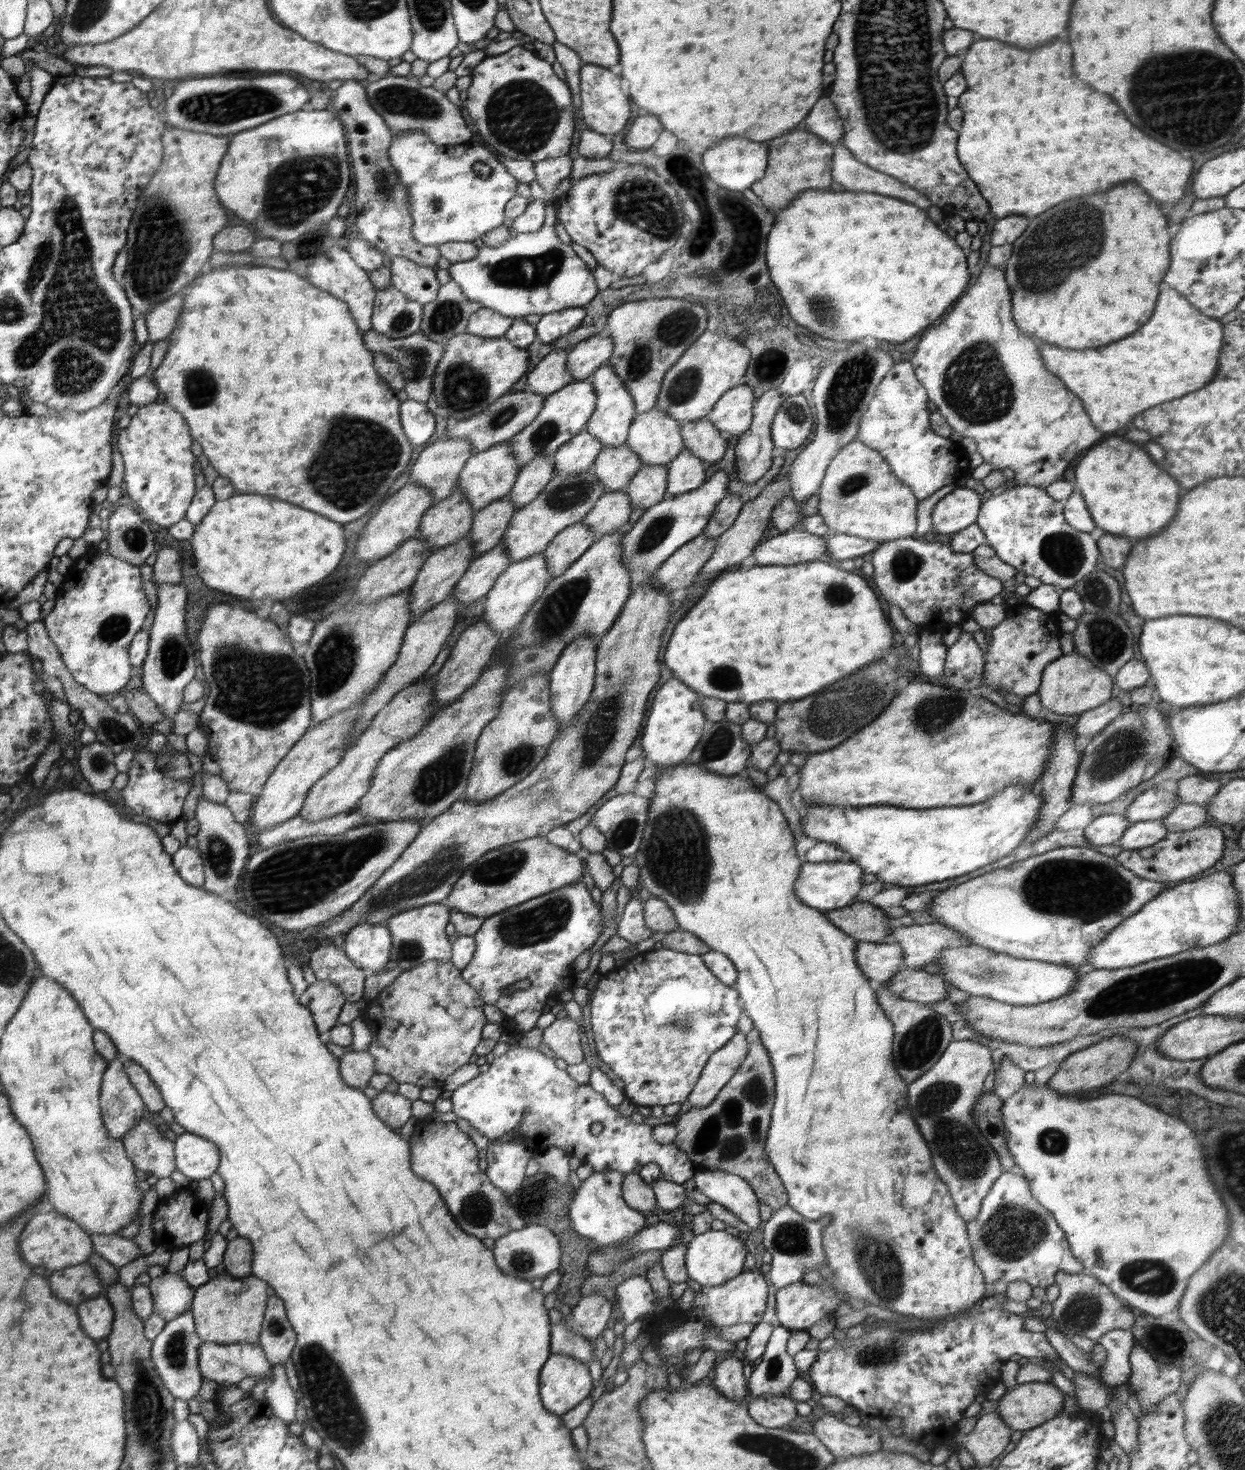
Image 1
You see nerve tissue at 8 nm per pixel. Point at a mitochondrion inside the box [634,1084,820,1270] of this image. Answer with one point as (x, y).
(791, 1237)

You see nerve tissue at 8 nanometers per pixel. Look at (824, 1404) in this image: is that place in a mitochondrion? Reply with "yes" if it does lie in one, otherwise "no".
no

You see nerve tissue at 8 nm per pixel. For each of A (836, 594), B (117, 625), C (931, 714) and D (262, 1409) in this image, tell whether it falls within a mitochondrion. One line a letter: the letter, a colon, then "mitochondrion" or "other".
A: mitochondrion
B: mitochondrion
C: mitochondrion
D: other

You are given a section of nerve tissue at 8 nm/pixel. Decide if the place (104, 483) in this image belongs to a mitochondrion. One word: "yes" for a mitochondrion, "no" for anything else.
no

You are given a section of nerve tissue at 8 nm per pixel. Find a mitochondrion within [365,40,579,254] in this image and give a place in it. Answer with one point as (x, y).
(522, 115)

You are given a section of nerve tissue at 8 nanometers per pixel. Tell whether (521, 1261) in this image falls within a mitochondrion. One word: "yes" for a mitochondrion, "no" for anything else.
yes

